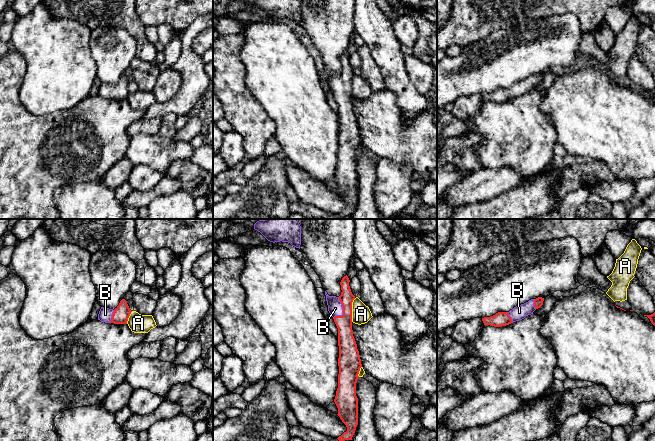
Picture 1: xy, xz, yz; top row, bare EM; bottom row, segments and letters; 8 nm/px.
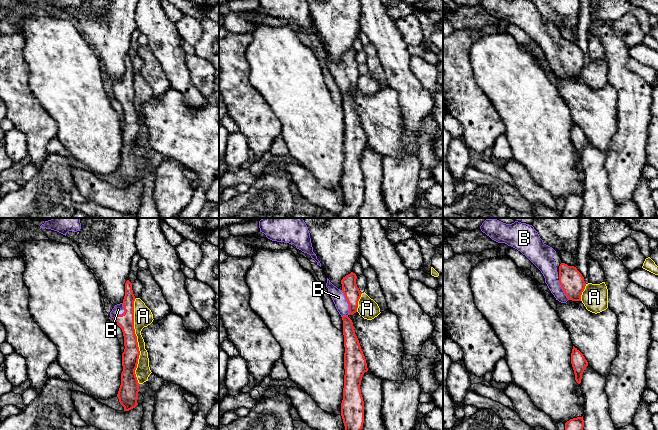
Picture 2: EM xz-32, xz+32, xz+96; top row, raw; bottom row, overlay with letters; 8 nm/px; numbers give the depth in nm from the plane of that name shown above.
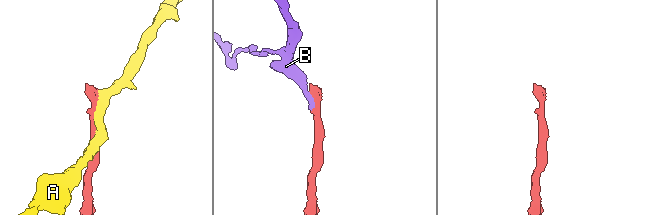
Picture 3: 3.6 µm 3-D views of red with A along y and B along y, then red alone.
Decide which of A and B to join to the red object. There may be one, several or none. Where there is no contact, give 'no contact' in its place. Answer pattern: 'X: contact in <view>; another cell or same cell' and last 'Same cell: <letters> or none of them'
A: contact in xz; another cell
B: contact in xz; same cell
Same cell: B

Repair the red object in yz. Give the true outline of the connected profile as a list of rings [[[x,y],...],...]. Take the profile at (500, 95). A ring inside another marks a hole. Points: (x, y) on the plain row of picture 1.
[[[542,73],[531,75],[524,80],[514,83],[509,88],[498,88],[493,92],[482,94],[482,97],[484,101],[490,101],[494,103],[506,102],[533,90],[536,85],[543,81],[543,77],[544,74]]]

